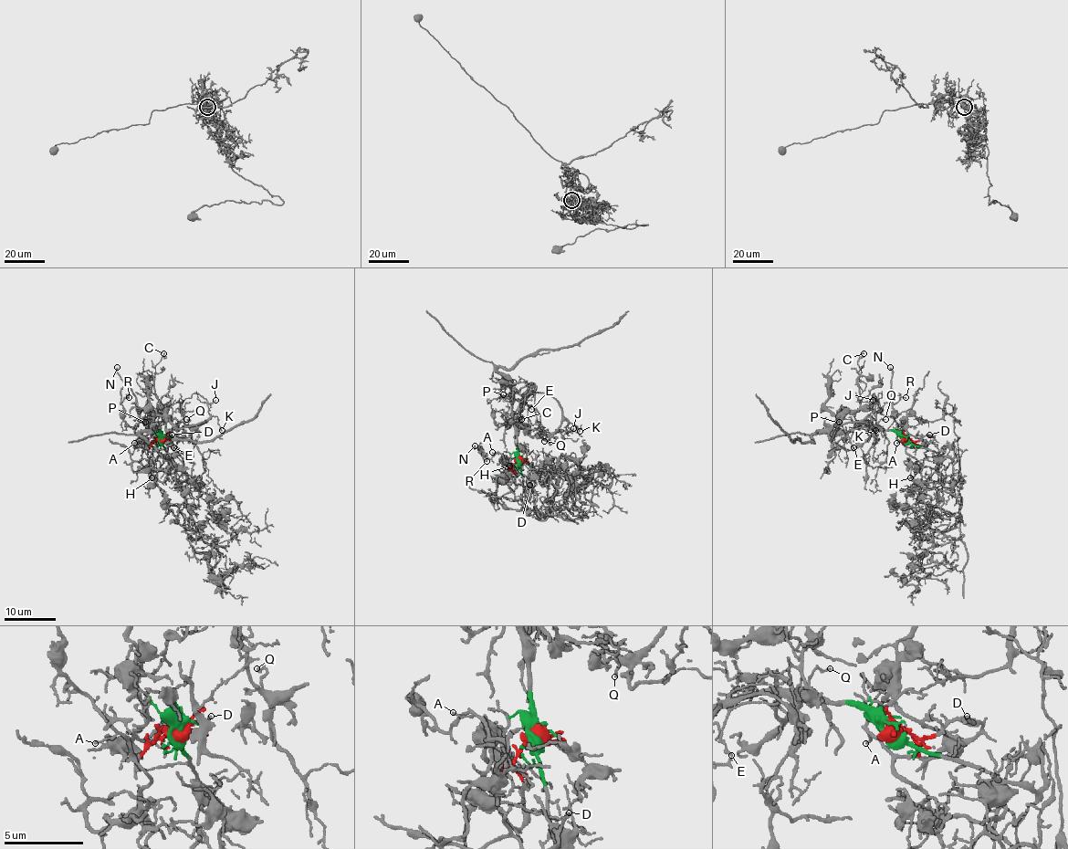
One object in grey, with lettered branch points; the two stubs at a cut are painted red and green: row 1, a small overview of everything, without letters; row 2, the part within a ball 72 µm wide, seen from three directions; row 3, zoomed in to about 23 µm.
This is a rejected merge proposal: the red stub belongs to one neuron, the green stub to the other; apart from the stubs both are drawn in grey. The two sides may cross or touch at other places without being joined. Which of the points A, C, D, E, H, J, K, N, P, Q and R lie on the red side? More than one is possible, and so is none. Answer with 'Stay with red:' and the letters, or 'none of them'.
Stay with red: A, D, H, N, R

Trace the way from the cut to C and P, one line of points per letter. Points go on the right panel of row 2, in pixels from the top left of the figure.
C: (905, 441), (892, 431), (842, 431), (837, 425), (841, 413), (853, 413), (860, 405), (857, 361), (863, 353)
P: (905, 441), (892, 431), (867, 427), (843, 431), (838, 422)

